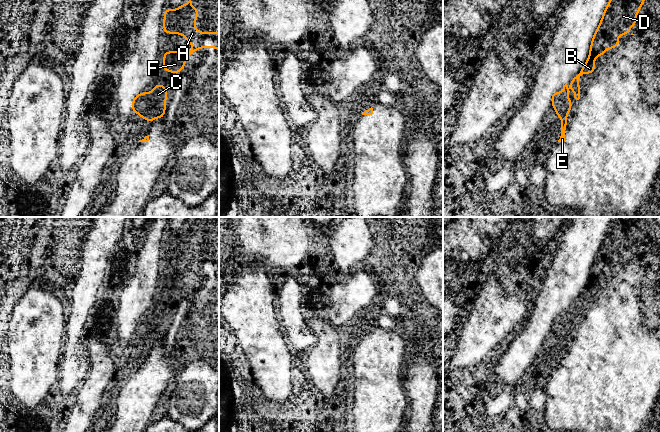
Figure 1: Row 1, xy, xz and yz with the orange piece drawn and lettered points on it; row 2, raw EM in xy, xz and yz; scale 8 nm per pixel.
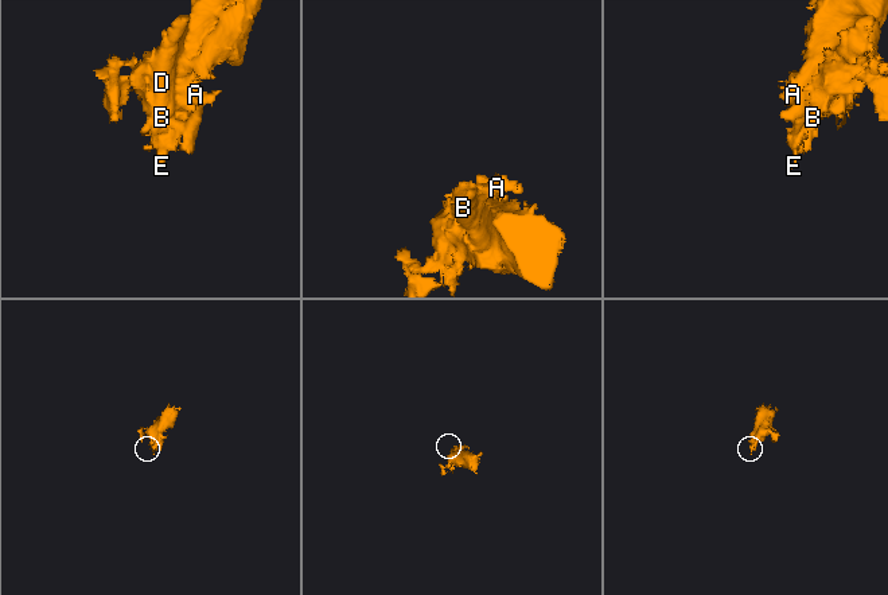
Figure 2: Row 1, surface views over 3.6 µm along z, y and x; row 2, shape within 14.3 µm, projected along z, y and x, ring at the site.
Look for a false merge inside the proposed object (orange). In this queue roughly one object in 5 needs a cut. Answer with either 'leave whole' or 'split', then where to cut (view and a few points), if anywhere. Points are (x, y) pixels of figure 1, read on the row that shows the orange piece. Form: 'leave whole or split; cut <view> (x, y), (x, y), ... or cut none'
leave whole; cut none

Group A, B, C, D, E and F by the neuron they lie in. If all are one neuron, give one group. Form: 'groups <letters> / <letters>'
groups A B C D E F

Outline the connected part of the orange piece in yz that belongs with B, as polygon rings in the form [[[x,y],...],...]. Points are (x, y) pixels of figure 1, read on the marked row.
[[[609,0],[602,13],[601,21],[591,39],[589,55],[580,71],[570,82],[563,85],[562,92],[552,92],[551,105],[561,120],[561,136],[558,142],[565,141],[567,117],[572,109],[573,99],[568,101],[568,83],[573,88],[574,98],[580,99],[580,76],[595,73],[595,58],[604,56],[607,49],[618,48],[620,39],[615,37],[631,34],[629,30],[636,25],[636,15],[643,8],[644,0]]]

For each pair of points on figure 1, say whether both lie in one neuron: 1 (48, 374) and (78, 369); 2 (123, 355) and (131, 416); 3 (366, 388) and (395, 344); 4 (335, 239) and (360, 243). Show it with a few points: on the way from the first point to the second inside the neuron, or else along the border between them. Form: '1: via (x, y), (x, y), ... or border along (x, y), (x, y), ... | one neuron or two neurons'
1: border along (61, 350), (57, 380), (47, 395) | two neurons
2: border along (121, 375), (123, 377) | two neurons
3: via (372, 377), (373, 369), (387, 355) | one neuron
4: via (341, 239), (354, 240) | one neuron

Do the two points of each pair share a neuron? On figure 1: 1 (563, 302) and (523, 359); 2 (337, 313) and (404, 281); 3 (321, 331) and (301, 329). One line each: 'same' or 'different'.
1: same
2: same
3: same

